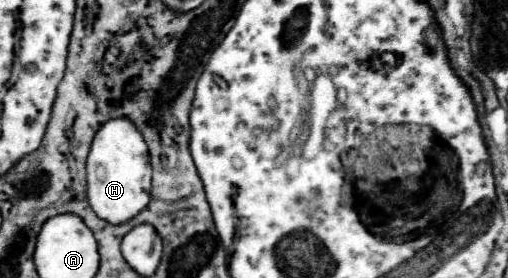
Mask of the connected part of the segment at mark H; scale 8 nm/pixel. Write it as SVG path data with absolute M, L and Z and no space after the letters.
M129 117L109 119L95 135L87 157L87 197L91 209L105 221L119 225L135 217L149 203L151 163L143 135Z

